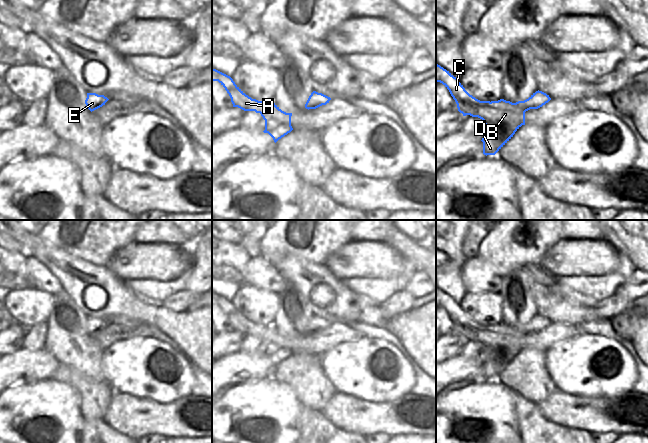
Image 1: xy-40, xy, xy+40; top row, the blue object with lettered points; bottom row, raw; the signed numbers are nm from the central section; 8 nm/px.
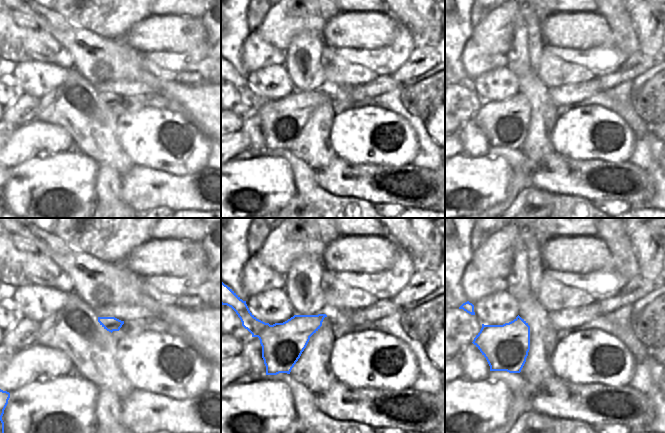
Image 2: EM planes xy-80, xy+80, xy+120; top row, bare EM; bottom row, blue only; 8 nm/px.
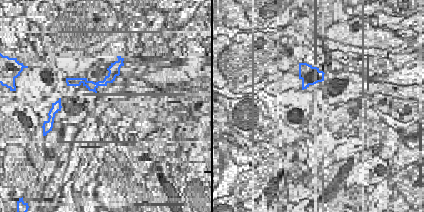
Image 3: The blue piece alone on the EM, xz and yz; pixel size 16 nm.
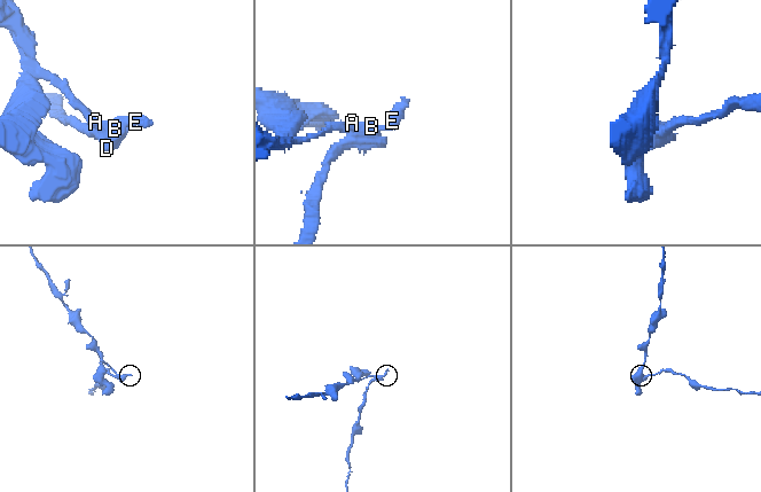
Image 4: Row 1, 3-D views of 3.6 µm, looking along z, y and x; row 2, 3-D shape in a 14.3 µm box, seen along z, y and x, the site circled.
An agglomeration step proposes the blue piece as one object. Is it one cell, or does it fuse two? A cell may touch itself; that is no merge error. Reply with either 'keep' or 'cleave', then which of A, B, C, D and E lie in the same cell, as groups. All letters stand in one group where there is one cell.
cleave; groups A C / B D E

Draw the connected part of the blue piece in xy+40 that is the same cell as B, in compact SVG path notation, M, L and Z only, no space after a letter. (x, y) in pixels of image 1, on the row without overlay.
M536 315L528 323L512 327L504 323L491 325L477 336L485 348L482 362L483 378L495 379L525 349L525 336L538 333L551 324L549 319Z

